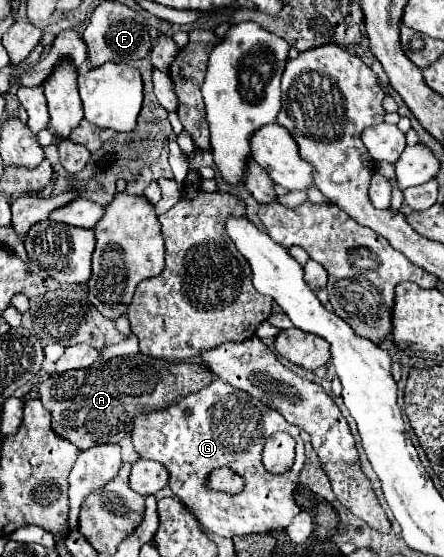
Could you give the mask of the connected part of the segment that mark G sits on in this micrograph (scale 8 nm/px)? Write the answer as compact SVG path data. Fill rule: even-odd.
M213 379L207 387L191 393L171 407L135 417L131 441L141 457L159 461L163 467L167 467L169 487L175 497L183 501L197 521L215 535L235 537L285 529L301 511L293 499L293 489L299 483L299 471L305 461L299 429L287 423L273 409L267 409L267 405L261 401L255 401L255 397L247 397L247 393L231 389L231 385L219 379ZM187 409L191 411L189 417L183 415ZM277 431L287 431L295 437L293 475L271 475L261 463L265 439ZM221 467L229 467L245 481L243 491L229 495L207 487L211 471Z

